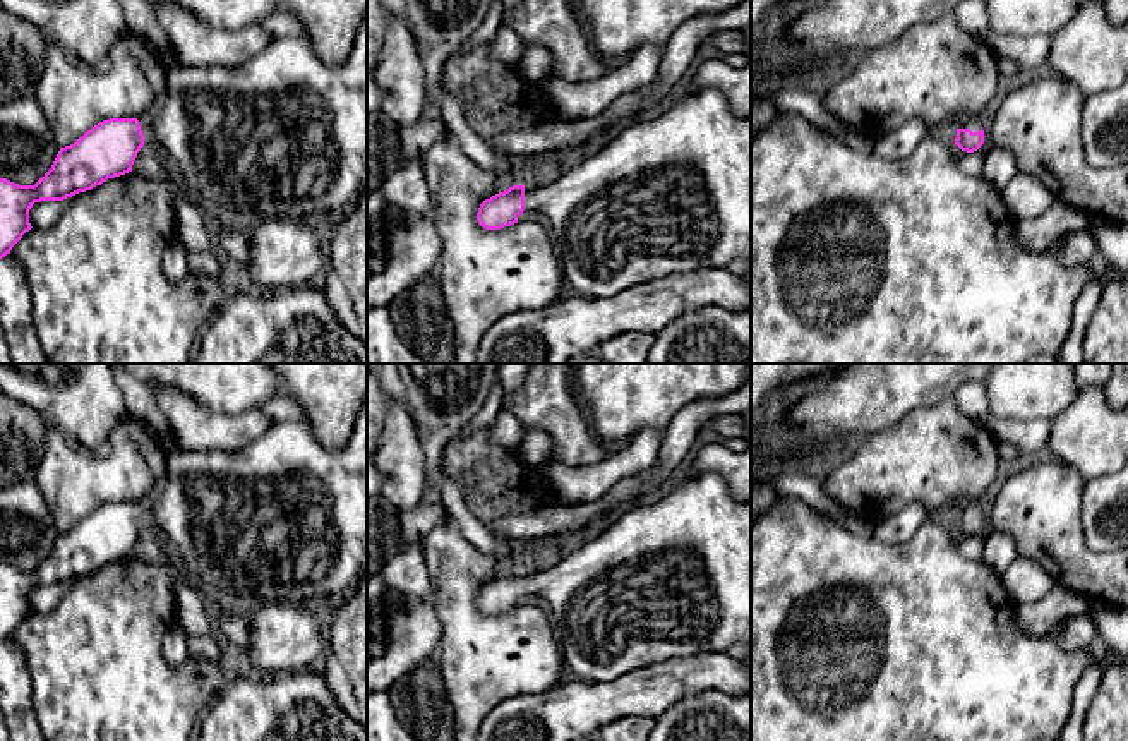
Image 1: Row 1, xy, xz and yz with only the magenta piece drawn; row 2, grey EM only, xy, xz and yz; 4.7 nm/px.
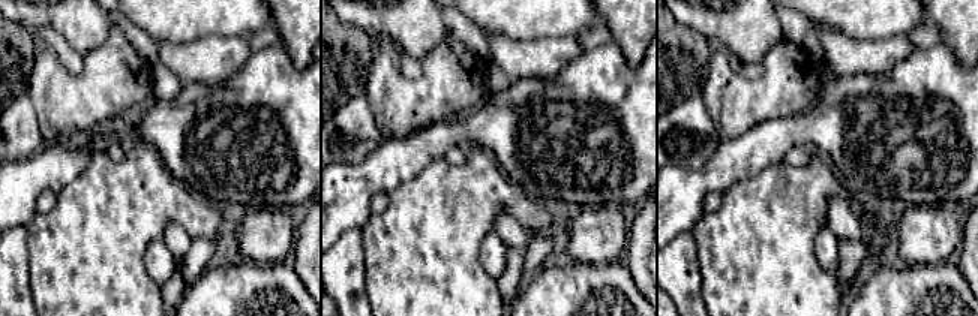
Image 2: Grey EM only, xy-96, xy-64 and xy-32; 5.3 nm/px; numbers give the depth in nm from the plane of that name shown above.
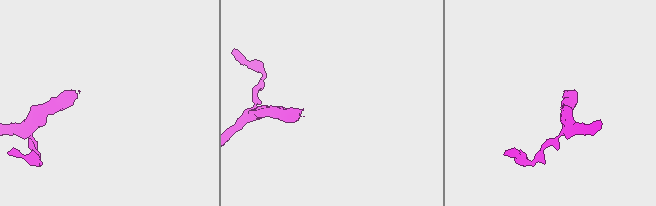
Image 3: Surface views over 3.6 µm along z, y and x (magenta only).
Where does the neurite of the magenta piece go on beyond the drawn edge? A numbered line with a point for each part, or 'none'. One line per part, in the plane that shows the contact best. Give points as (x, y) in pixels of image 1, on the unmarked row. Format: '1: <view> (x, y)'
1: yz (971, 506)

